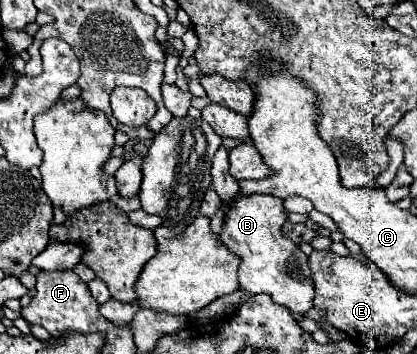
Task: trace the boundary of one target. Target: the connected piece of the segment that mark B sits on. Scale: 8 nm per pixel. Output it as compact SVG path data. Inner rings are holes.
M240 194L230 202L224 210L224 224L220 238L222 242L242 258L240 270L238 270L238 280L240 288L248 290L250 294L268 294L272 296L274 302L290 308L294 314L306 314L310 310L310 298L314 298L314 282L312 282L312 272L308 266L308 256L300 250L296 242L292 242L284 232L282 224L288 220L288 212L284 208L284 200L276 196L266 196L266 194Z

